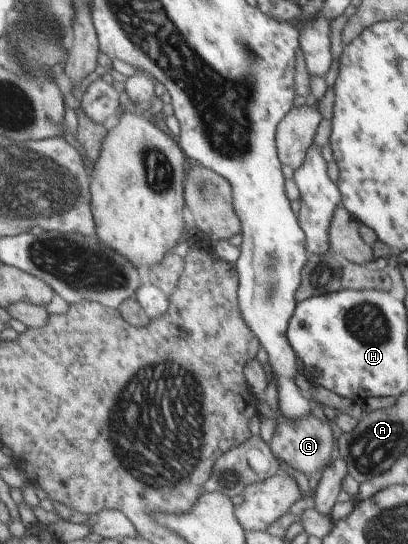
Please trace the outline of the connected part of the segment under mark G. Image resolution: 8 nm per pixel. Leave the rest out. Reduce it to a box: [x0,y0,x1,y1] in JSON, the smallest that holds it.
[269,415,332,475]

